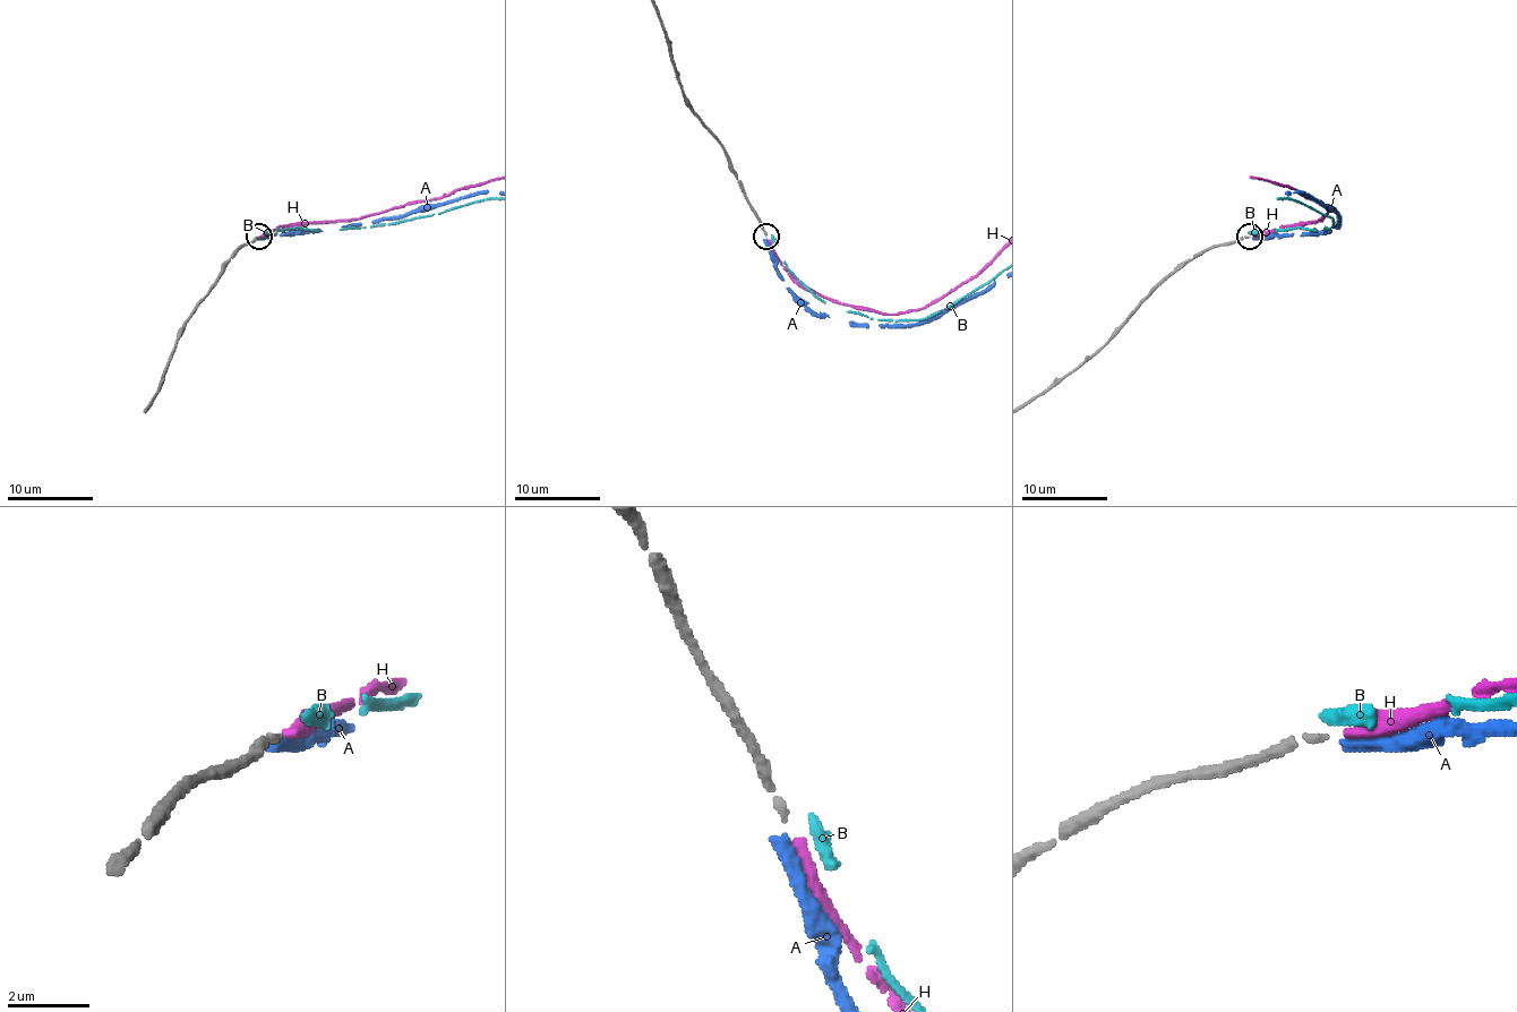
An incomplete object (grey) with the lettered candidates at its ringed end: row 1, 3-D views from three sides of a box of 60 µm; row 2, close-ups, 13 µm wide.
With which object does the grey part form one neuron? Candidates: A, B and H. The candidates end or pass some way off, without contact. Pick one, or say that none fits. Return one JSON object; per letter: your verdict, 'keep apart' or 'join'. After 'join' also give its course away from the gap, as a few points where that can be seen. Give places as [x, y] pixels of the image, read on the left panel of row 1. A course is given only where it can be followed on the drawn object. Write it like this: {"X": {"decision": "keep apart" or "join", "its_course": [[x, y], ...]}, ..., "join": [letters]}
{"A": {"decision": "keep apart"}, "B": {"decision": "keep apart"}, "H": {"decision": "join"}, "join": ["H"]}

